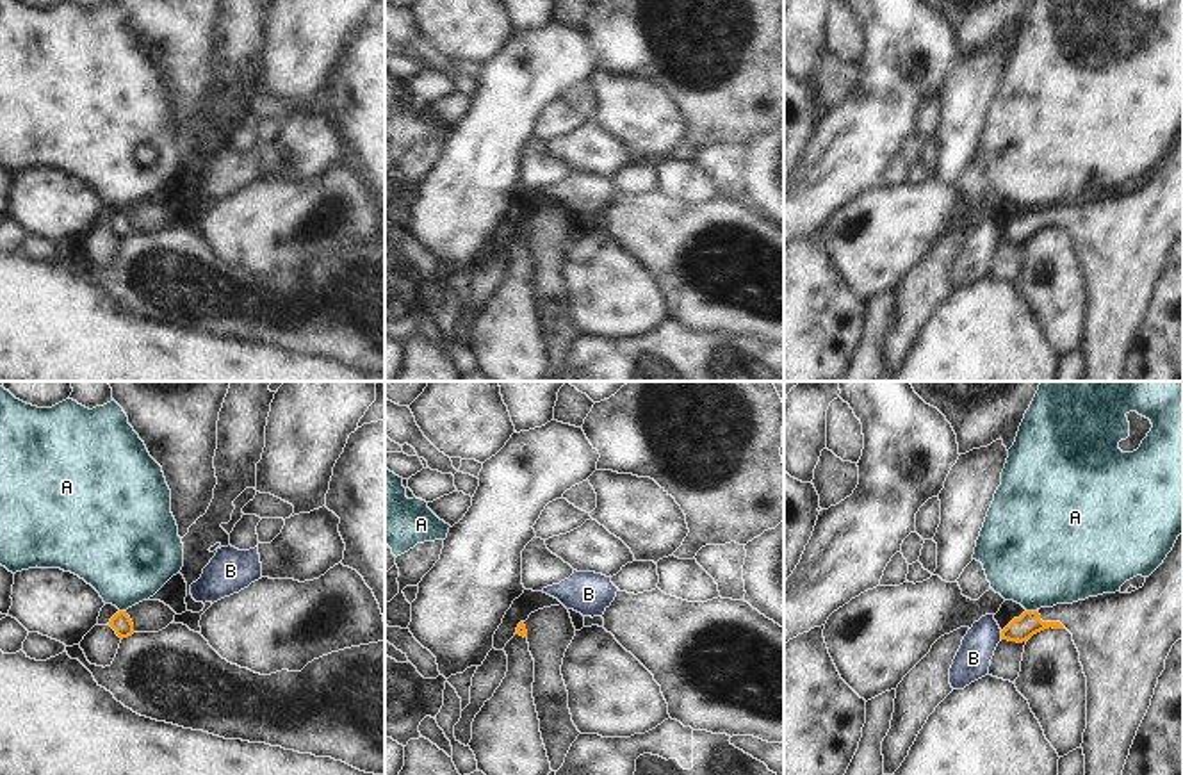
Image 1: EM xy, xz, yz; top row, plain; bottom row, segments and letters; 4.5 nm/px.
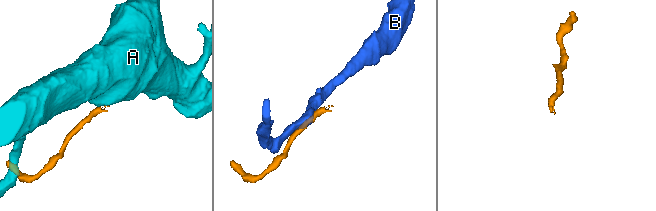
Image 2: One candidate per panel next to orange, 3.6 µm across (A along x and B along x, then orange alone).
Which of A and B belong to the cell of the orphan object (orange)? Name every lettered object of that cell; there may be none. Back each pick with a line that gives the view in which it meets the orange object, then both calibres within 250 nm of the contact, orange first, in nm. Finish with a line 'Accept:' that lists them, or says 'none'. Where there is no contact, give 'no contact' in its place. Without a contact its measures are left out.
Accept: none

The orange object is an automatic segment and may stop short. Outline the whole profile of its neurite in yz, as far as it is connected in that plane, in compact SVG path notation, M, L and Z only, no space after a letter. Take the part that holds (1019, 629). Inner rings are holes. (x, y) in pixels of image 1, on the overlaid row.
M1183 533L1142 588L1024 611L1001 631L1001 640L1023 643L1049 627L1065 627L1073 634L1087 677L1087 729L1081 743L1085 775L1122 775L1165 659L1183 638Z

